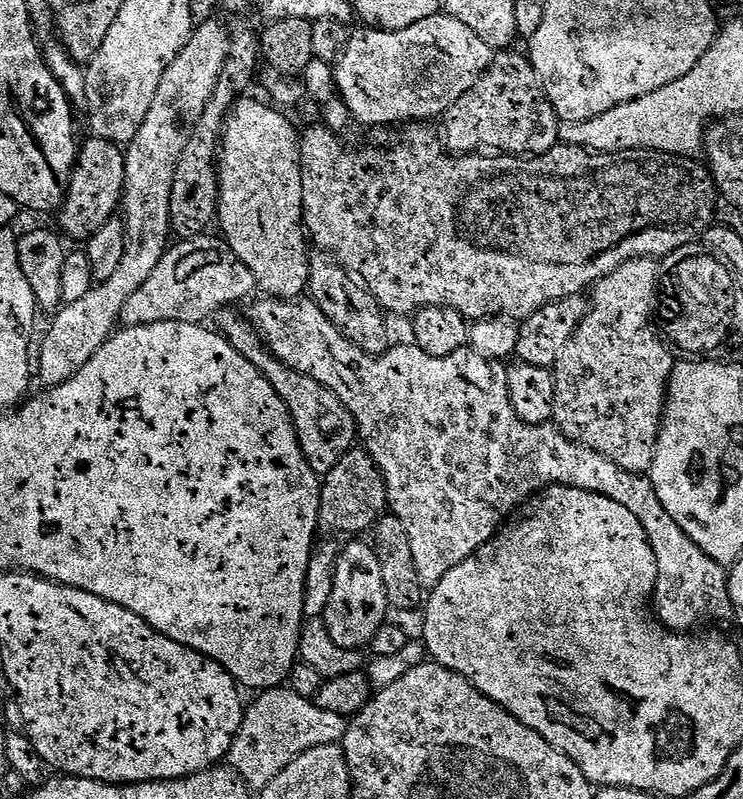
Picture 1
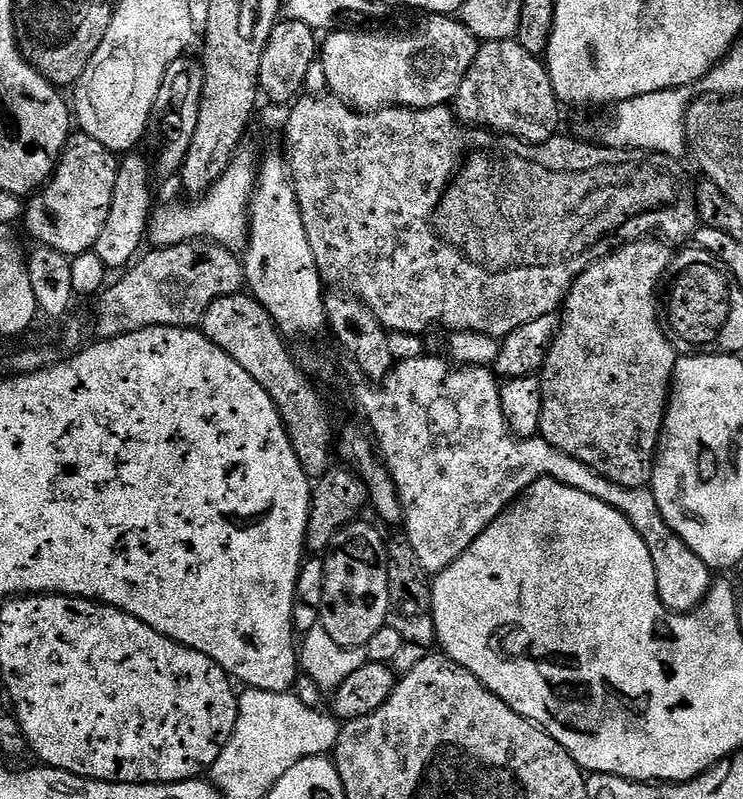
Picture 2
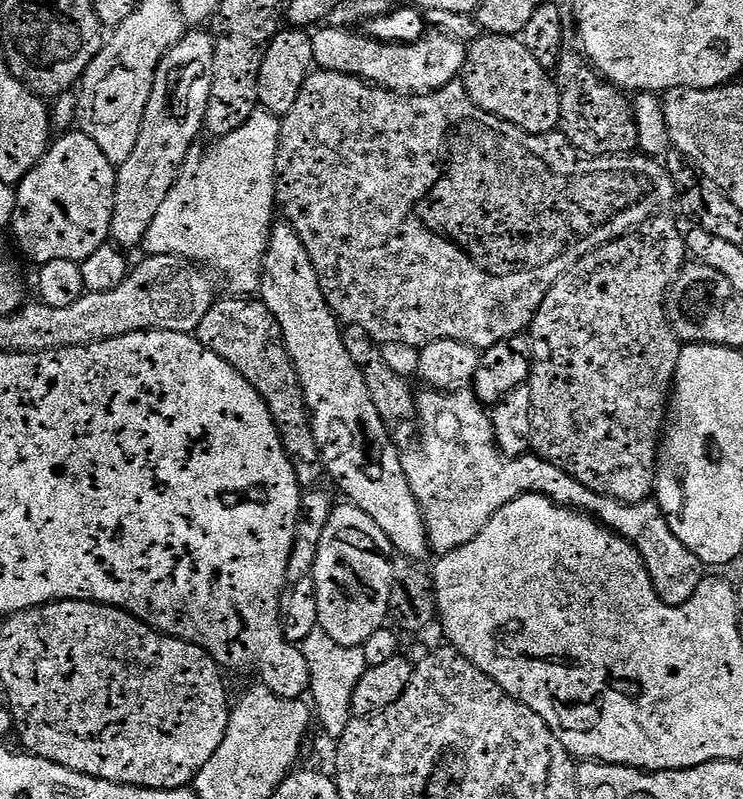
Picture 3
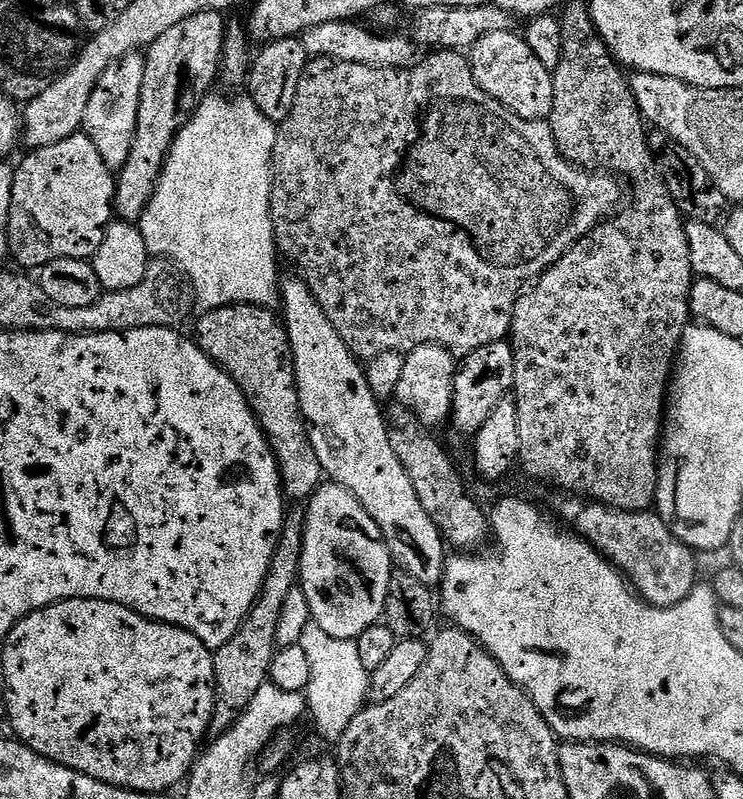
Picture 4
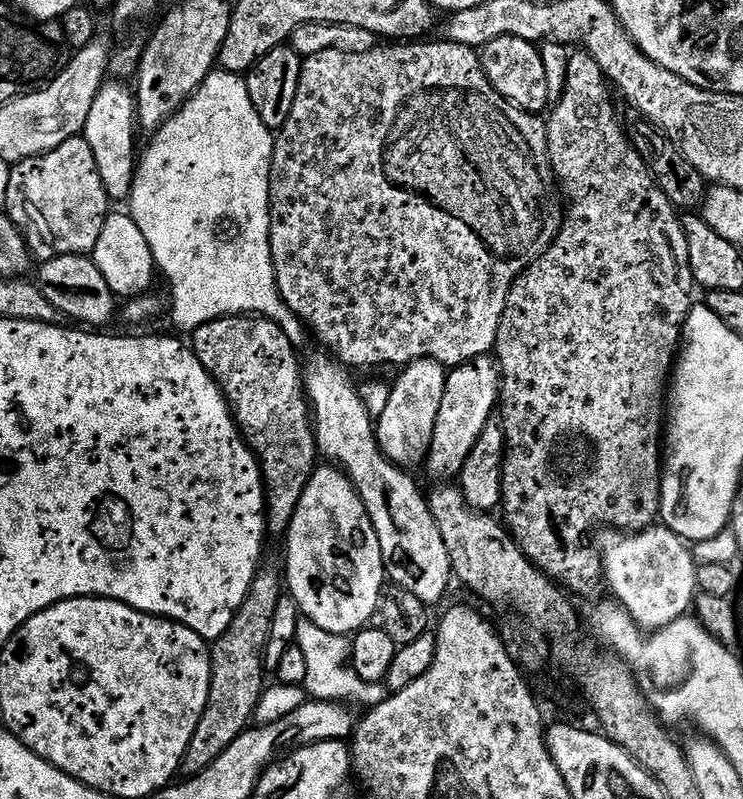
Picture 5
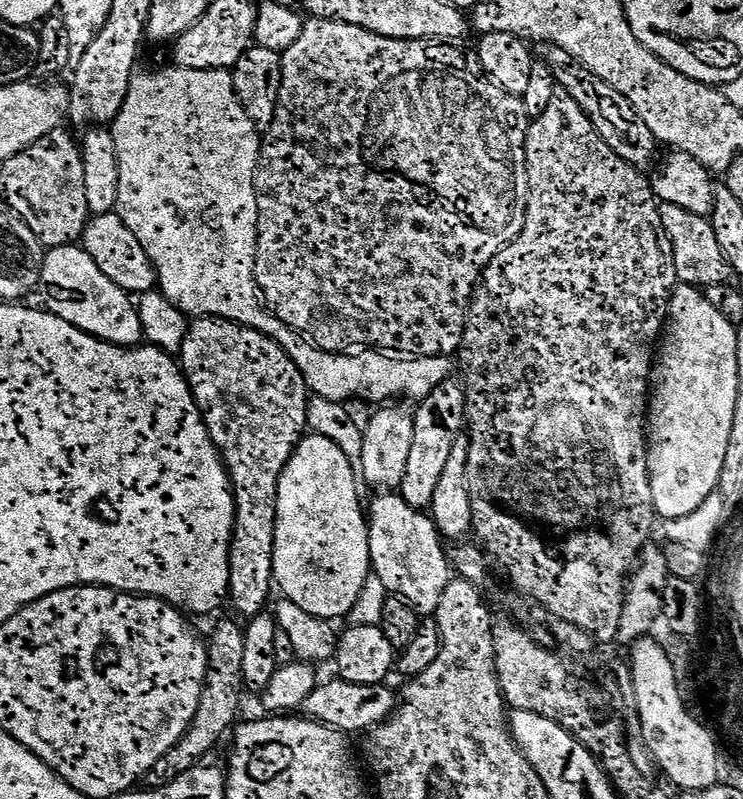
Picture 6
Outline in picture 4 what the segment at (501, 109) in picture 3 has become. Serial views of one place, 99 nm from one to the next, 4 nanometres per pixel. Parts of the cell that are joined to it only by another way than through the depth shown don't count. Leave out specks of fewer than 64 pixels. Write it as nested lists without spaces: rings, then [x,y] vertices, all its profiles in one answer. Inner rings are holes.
[[[515,31],[490,33],[474,42],[470,49],[472,76],[490,98],[497,100],[506,110],[518,114],[523,120],[548,120],[554,106],[552,73],[538,62],[534,50]]]

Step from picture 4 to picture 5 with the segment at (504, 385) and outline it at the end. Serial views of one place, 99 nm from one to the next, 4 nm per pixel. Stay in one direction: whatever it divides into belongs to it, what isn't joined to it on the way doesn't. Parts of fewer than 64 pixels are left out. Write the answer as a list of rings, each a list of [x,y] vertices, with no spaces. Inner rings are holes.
[[[492,354],[475,356],[464,364],[455,365],[447,373],[447,378],[448,381],[442,394],[442,410],[438,410],[434,438],[431,439],[431,449],[428,451],[428,459],[424,463],[429,474],[438,478],[437,480],[452,480],[459,477],[460,472],[464,469],[466,458],[470,456],[470,452],[474,448],[474,443],[478,442],[478,434],[482,434],[486,422],[493,419],[500,403],[500,389],[502,387],[500,361]]]

